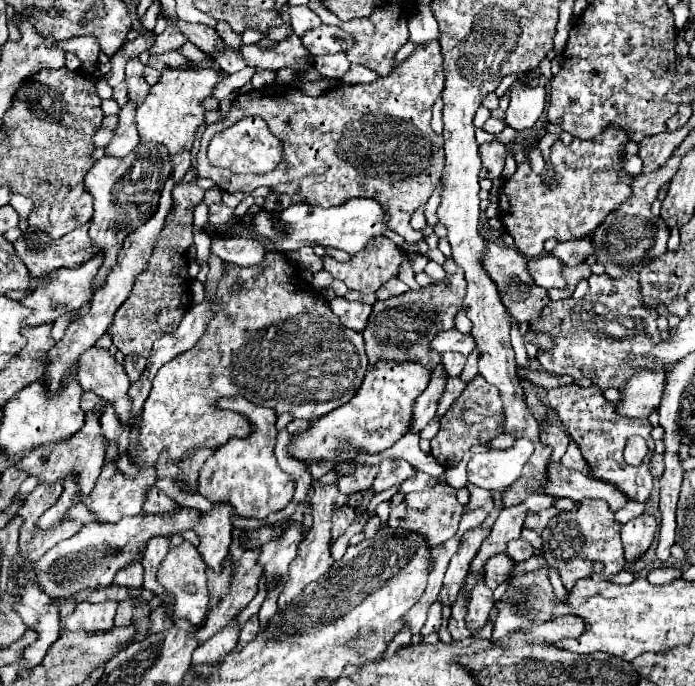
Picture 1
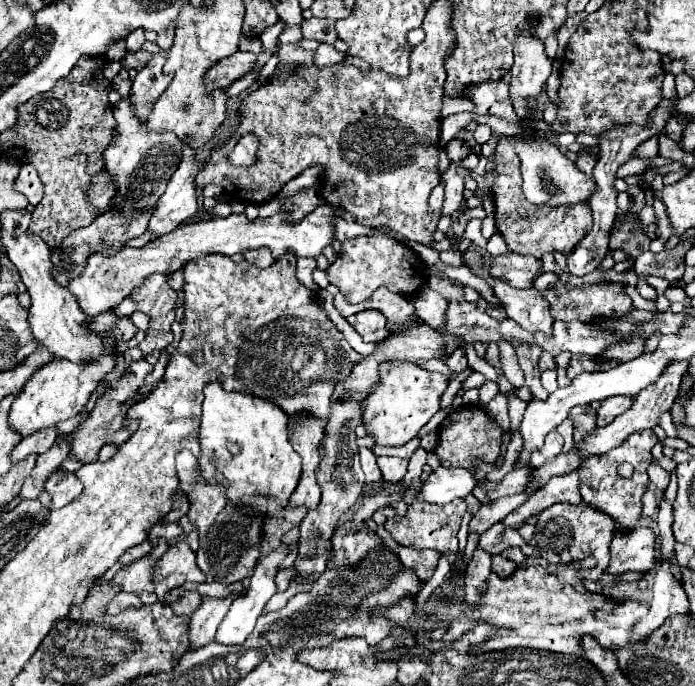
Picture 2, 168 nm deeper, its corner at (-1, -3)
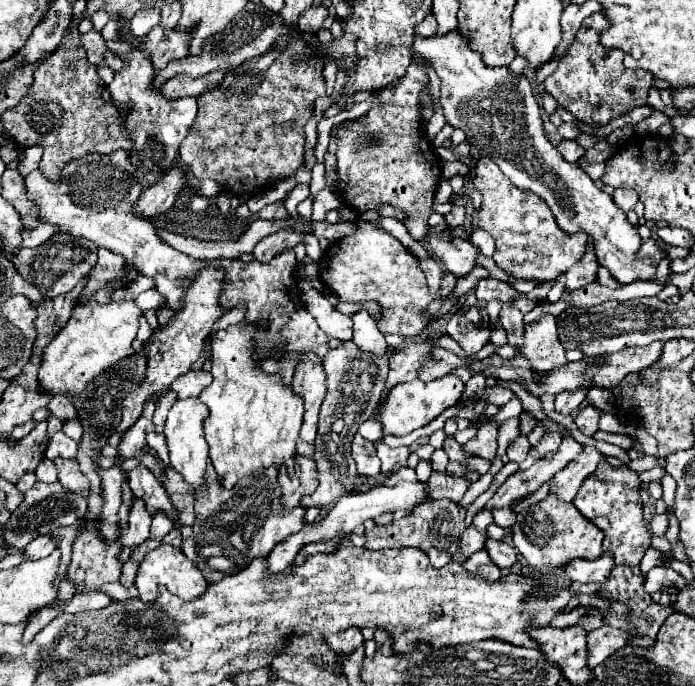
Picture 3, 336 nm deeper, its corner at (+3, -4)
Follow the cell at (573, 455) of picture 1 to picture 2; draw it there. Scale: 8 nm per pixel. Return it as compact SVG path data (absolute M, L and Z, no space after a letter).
M567 418L567 420L563 420L559 426L557 426L557 432L565 438L565 448L563 448L563 452L567 452L567 450L571 450L573 448L573 422Z

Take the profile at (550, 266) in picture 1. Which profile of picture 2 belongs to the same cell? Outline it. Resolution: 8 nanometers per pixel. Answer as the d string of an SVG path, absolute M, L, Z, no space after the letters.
M499 254L491 256L491 268L489 276L505 280L513 288L531 288L531 282L535 276L539 276L541 260L529 256L529 254Z

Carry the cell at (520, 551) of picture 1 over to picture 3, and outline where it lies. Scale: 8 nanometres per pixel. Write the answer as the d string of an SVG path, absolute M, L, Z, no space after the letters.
M487 539L485 549L487 549L489 557L493 559L493 563L499 565L501 569L503 569L503 567L511 567L511 565L517 561L517 553L515 553L515 549L513 549L509 543L505 543L505 541Z

